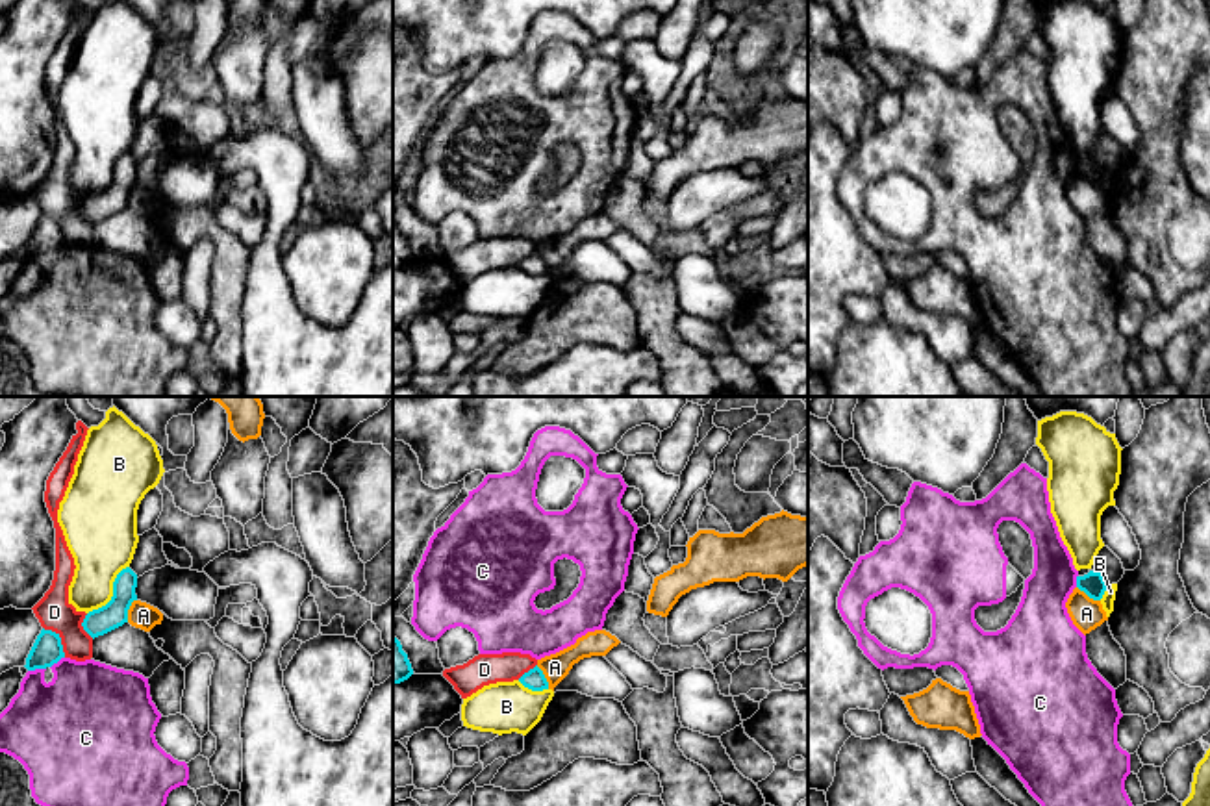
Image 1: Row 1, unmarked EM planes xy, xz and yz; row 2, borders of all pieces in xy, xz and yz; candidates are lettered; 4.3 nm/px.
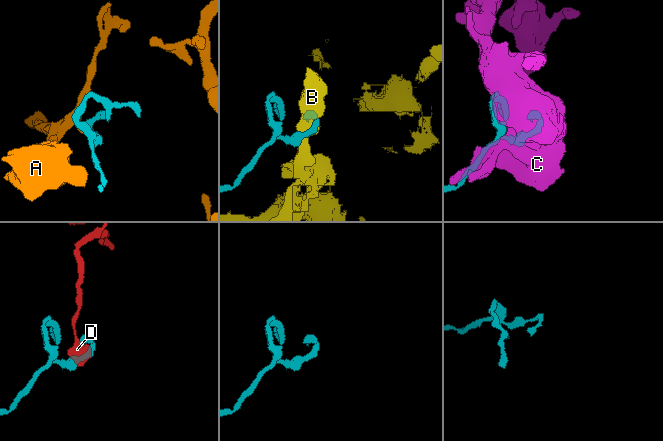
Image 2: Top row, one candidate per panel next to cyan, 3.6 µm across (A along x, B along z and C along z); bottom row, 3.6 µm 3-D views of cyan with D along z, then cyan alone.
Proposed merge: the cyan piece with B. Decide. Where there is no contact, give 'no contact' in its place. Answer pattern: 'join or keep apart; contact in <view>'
keep apart; contact in xy

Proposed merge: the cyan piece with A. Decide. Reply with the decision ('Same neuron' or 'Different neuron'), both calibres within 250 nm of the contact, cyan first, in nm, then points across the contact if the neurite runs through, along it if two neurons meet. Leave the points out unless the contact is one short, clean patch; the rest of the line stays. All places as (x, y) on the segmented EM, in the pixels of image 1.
Different neuron. Thickness 120 nm (cyan) against 120 nm. Boundary: xy (136, 599), (126, 621)

